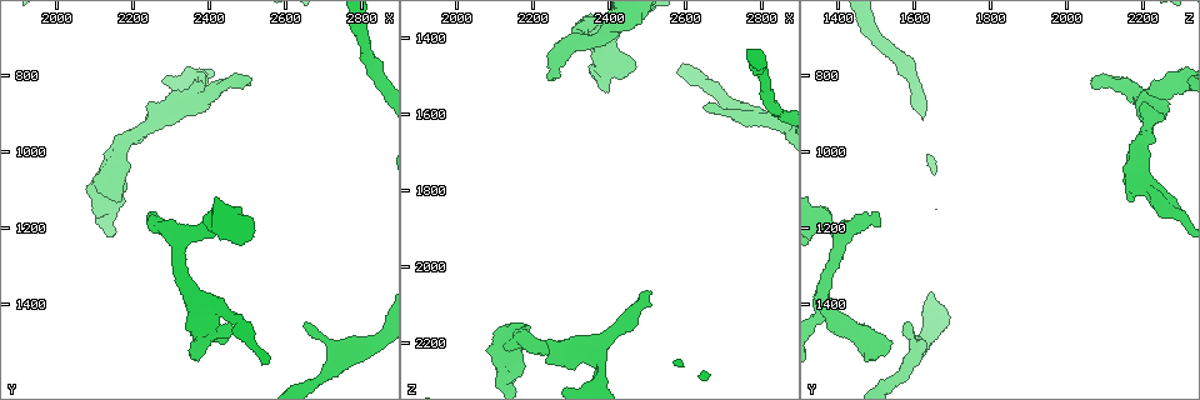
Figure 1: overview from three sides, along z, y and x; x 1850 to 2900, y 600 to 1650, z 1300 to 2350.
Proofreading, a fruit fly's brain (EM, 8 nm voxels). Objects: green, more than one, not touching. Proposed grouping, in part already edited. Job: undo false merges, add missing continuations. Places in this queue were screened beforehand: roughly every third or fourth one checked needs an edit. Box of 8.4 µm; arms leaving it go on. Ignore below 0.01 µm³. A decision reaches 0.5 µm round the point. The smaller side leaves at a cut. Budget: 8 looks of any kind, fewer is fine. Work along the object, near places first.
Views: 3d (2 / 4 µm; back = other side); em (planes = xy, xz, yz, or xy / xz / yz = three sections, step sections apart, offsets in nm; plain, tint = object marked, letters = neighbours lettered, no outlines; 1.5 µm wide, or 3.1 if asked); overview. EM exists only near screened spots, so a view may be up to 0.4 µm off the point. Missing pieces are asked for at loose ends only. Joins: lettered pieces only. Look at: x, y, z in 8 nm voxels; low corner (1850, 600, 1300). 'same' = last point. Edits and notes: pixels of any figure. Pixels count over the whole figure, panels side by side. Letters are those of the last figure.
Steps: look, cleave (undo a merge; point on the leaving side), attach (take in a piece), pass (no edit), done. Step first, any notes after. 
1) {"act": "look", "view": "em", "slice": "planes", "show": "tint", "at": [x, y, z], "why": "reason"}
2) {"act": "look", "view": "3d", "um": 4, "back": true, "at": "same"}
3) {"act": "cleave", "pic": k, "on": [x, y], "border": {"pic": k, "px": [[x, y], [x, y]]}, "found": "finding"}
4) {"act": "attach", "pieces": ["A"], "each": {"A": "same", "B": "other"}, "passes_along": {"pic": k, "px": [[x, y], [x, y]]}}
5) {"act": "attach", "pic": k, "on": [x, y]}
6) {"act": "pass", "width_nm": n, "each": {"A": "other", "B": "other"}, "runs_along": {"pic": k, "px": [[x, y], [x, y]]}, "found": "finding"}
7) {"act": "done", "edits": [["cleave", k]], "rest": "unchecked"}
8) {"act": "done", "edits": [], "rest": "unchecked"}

{"act": "look", "view": "em", "slice": "planes", "show": "plain", "at": [2665, 1455, 1570]}

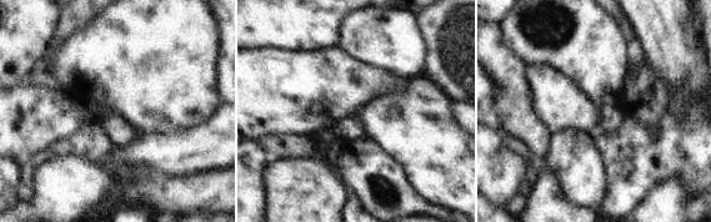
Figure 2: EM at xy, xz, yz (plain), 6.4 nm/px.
{"act": "look", "view": "em", "slice": "planes", "show": "tint", "at": "same", "why": "with the object marked"}

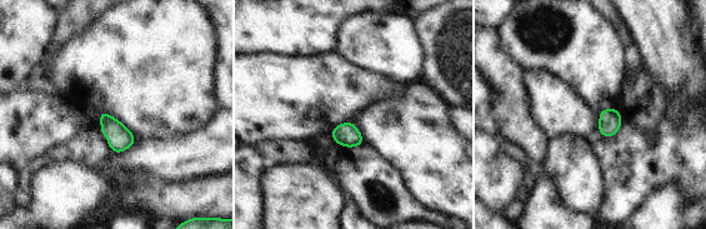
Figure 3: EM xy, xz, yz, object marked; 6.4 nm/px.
{"act": "look", "view": "em", "slice": "planes", "show": "letters", "at": "same"}

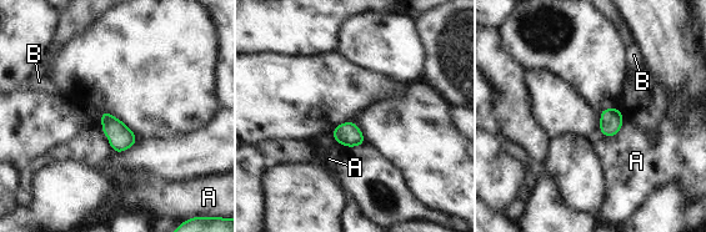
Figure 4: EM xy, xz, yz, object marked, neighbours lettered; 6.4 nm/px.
{"act": "pass", "width_nm": 140, "each": {"A": "other", "B": "other"}, "border": {"pic": 4, "px": [[624, 117], [612, 136], [597, 130]]}, "found": "no lettered piece goes on from it"}

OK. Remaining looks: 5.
{"act": "look", "view": "3d", "um": 4, "at": [2440, 1495, 1485], "why": "an open end"}

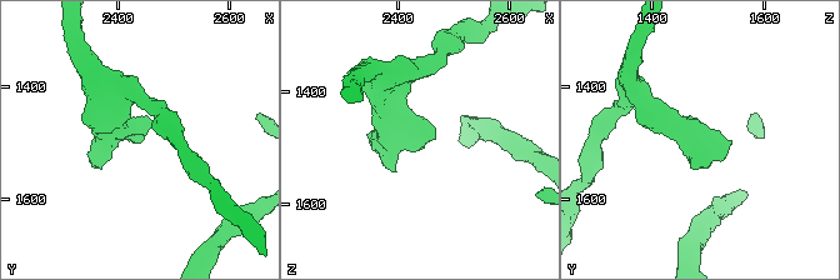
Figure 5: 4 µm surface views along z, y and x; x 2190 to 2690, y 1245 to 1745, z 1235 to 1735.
{"act": "look", "view": "em", "slice": "planes", "show": "letters", "at": [2450, 1495, 1485]}

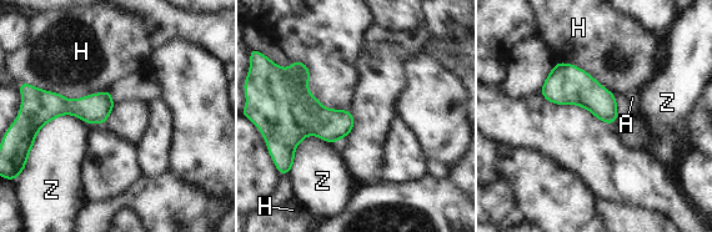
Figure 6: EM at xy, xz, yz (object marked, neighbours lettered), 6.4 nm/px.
{"act": "pass", "width_nm": 170, "each": {"A": "other", "H": "other", "Z": "other"}, "border": {"pic": 6, "px": [[334, 144], [307, 135], [290, 170]]}, "found": "none of them fits"}

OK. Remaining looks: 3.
{"act": "look", "view": "em", "slice": "planes", "show": "tint", "at": [2485, 825, 2065], "why": "an open end"}

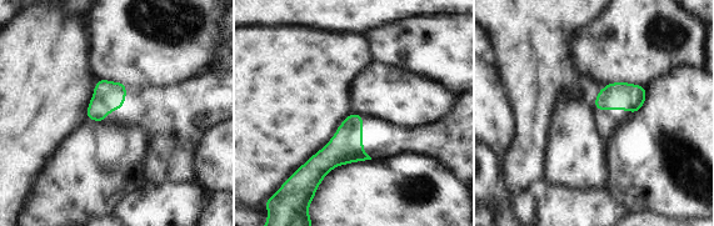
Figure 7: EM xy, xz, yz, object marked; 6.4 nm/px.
{"act": "look", "view": "em", "slice": "planes", "show": "letters", "at": "same"}

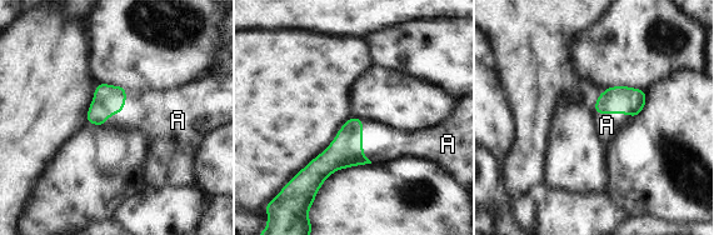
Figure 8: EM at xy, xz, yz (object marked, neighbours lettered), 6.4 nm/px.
{"act": "attach", "pieces": ["A"], "each": {"A": "same"}, "passes_along": {"pic": 8, "px": [[345, 150], [362, 138], [380, 143]]}, "found": "it goes on there"}

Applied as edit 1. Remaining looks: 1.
{"act": "done", "edits": [["attach", 8]], "rest": "unchecked"}

